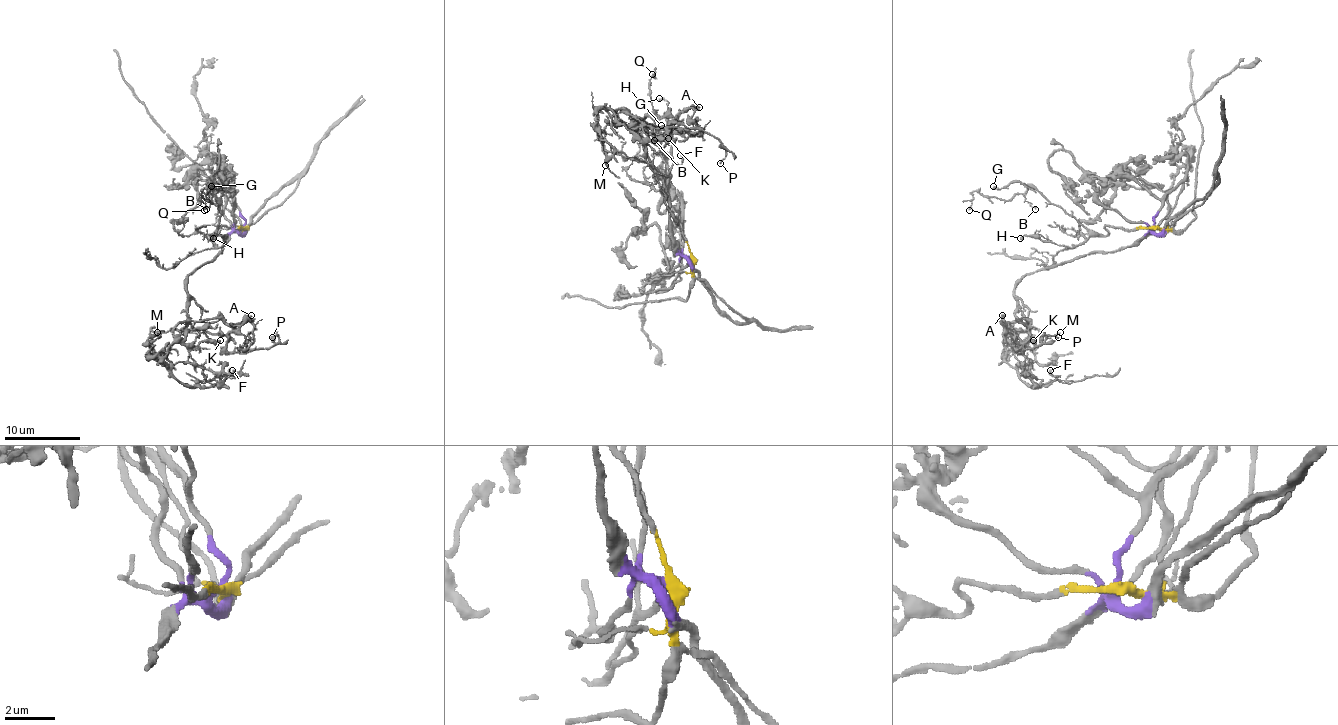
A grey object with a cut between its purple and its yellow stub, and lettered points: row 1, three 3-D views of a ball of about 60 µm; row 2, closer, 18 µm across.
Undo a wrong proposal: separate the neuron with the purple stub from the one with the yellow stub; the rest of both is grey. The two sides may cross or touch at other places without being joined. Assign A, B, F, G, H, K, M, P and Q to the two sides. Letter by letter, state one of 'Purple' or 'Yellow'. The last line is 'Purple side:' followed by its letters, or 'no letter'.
A: Purple
B: Yellow
F: Purple
G: Yellow
H: Yellow
K: Purple
M: Purple
P: Purple
Q: Yellow
Purple side: A, F, K, M, P

